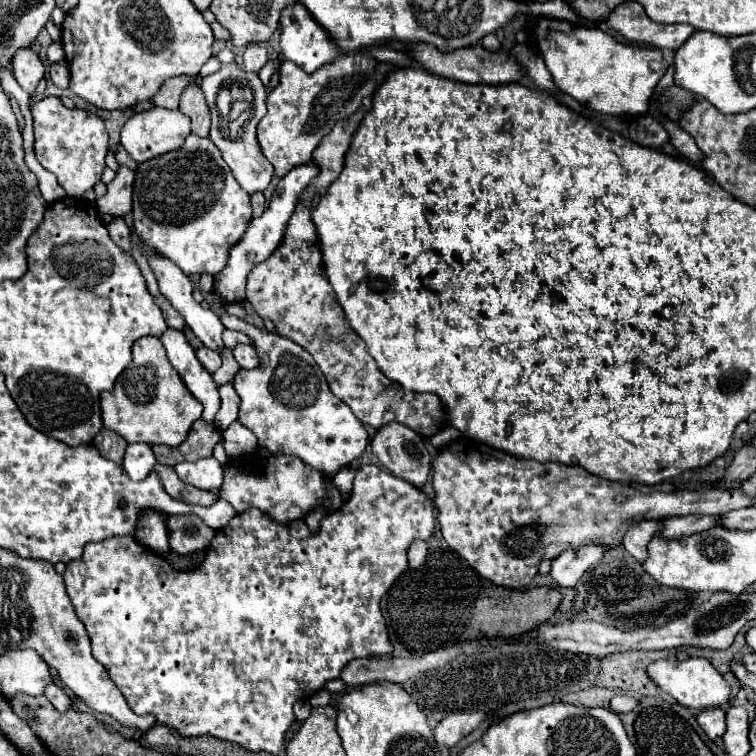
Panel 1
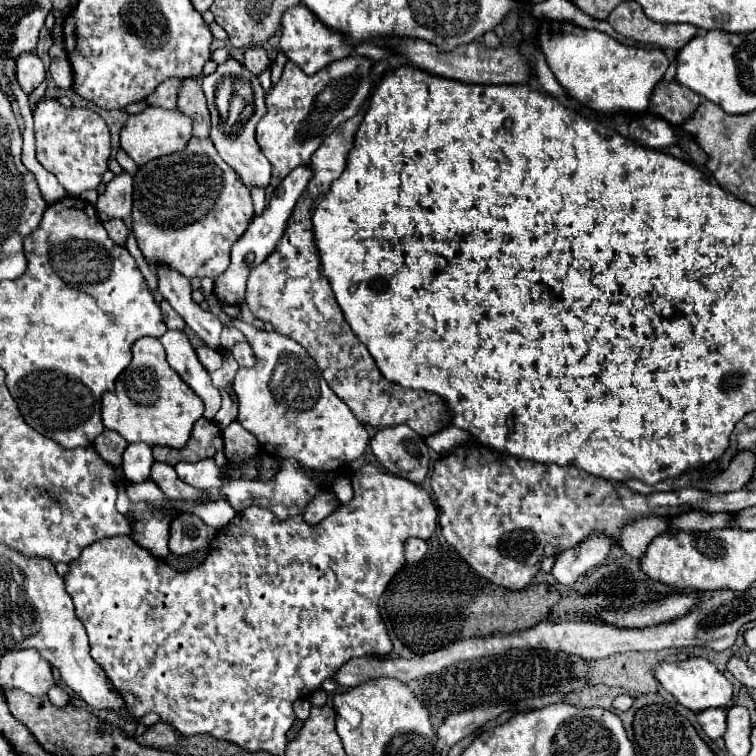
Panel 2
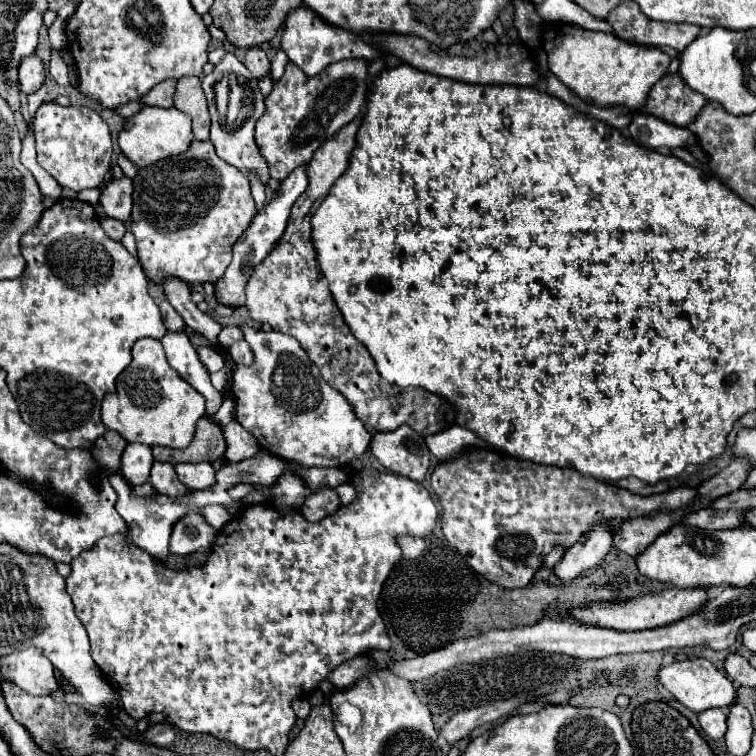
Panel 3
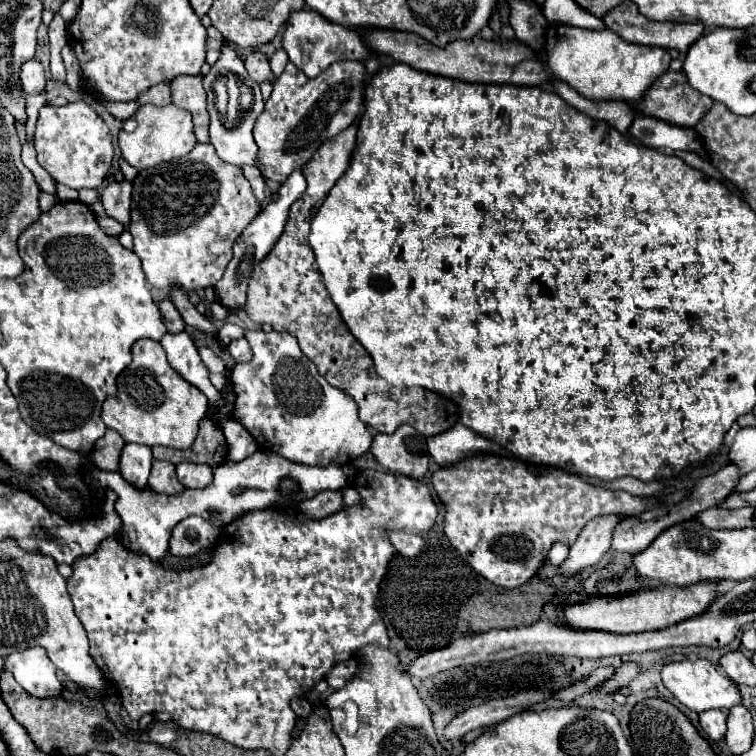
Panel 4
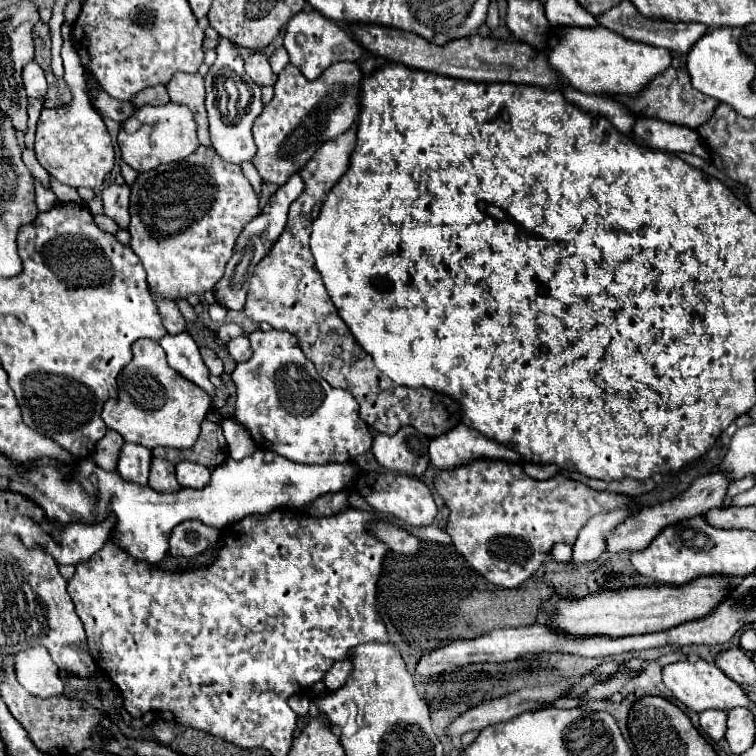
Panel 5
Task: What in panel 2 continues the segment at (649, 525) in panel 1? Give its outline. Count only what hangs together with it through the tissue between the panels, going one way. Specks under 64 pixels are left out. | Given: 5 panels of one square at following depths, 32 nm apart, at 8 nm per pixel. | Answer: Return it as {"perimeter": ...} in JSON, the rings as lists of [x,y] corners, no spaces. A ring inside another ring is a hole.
{"perimeter":[[[646,516],[646,518],[634,520],[622,528],[618,546],[622,546],[624,552],[628,552],[632,558],[642,558],[652,538],[666,532],[668,522],[670,522],[670,516]]]}

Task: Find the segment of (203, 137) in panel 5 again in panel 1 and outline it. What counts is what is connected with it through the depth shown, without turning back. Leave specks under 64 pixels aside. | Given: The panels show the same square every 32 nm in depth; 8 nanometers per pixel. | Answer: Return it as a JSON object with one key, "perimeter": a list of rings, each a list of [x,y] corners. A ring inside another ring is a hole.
{"perimeter":[[[188,84],[180,96],[180,110],[192,120],[192,134],[208,137],[210,132],[210,110],[198,84]]]}

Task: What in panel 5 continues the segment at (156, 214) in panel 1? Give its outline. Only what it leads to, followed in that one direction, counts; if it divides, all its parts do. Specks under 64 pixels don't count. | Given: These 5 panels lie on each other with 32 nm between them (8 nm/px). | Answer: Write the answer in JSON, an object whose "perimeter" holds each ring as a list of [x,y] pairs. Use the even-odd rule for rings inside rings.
{"perimeter":[[[200,146],[178,164],[164,164],[154,172],[138,174],[136,182],[132,184],[130,196],[130,248],[140,258],[148,274],[146,282],[154,298],[176,302],[190,294],[200,296],[208,290],[214,290],[224,274],[226,262],[232,258],[236,238],[240,236],[244,226],[258,214],[258,196],[252,184],[244,178],[242,168],[238,164],[222,160],[212,148]]]}

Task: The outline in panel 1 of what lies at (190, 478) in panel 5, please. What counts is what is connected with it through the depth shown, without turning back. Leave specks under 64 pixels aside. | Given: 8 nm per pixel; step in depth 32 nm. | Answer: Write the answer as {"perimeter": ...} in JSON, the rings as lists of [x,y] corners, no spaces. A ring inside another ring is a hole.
{"perimeter":[[[214,456],[210,458],[200,458],[198,462],[182,462],[174,466],[176,474],[180,476],[182,482],[192,484],[200,490],[208,490],[208,492],[218,492],[218,488],[222,486],[222,476],[224,470],[218,464],[218,460]]]}

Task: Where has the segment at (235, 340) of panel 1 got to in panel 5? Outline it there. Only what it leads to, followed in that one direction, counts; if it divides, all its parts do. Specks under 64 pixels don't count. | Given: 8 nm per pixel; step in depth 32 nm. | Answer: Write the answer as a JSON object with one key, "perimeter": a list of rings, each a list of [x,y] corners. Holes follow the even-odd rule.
{"perimeter":[[[224,322],[224,324],[220,324],[220,328],[216,330],[216,334],[218,334],[218,338],[220,338],[222,342],[228,342],[230,338],[234,338],[234,336],[240,336],[240,334],[242,334],[242,328],[240,328],[238,324]]]}

